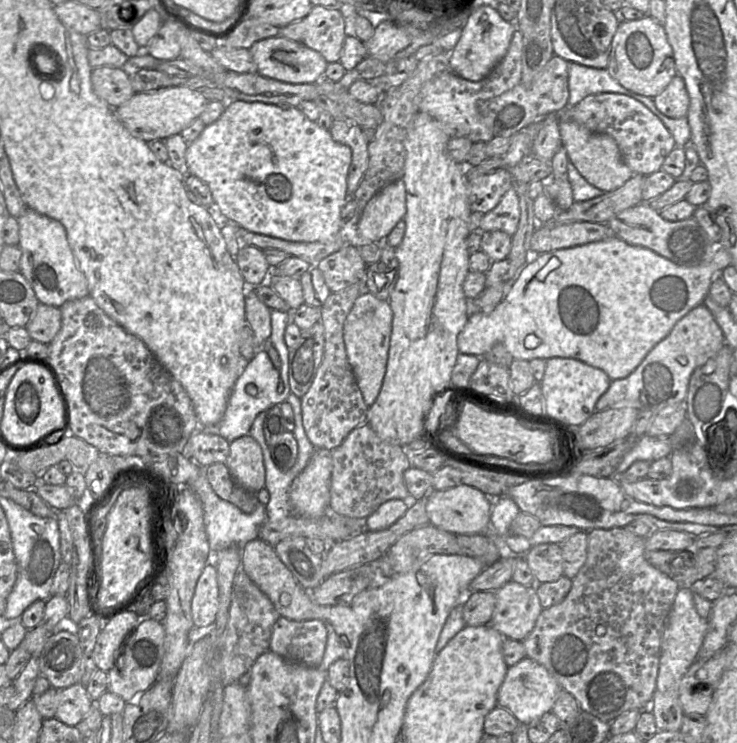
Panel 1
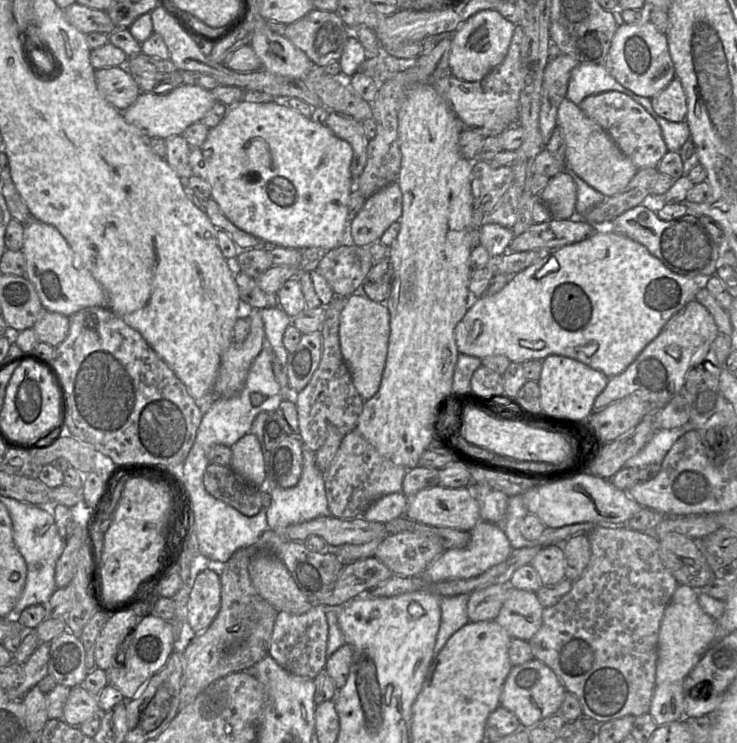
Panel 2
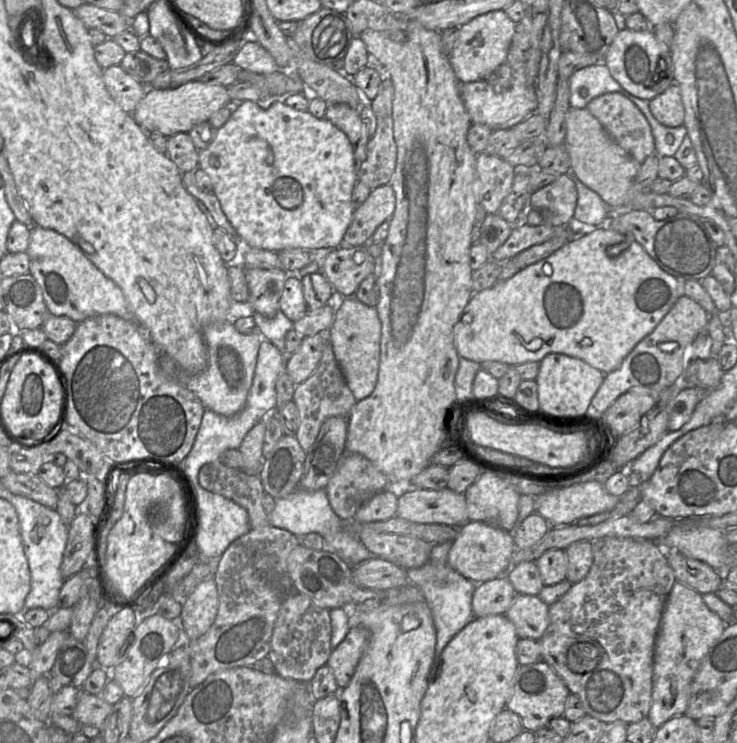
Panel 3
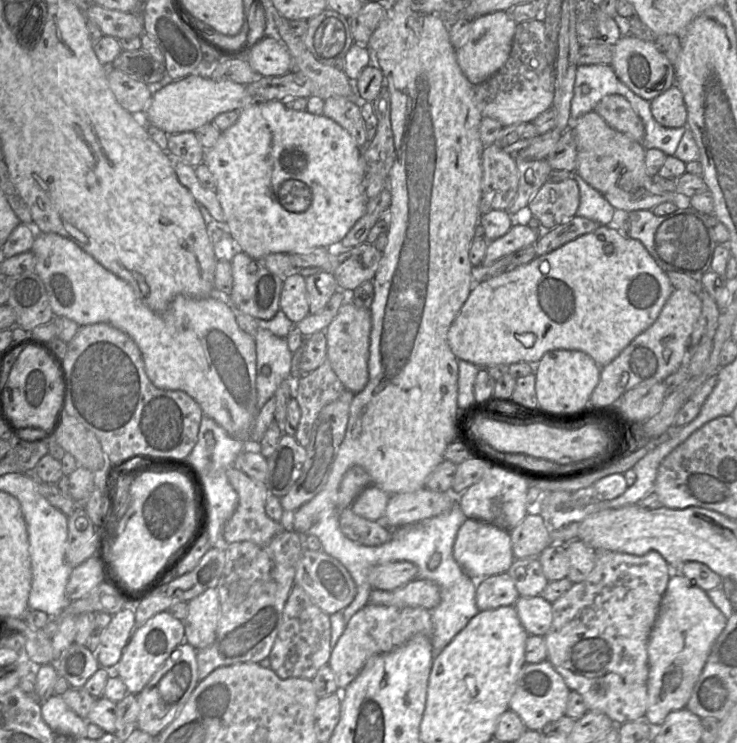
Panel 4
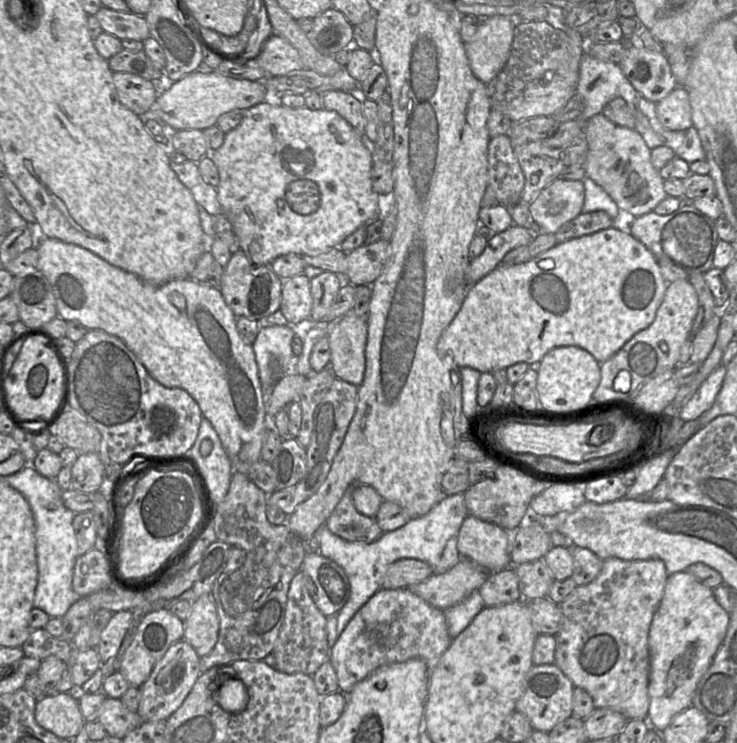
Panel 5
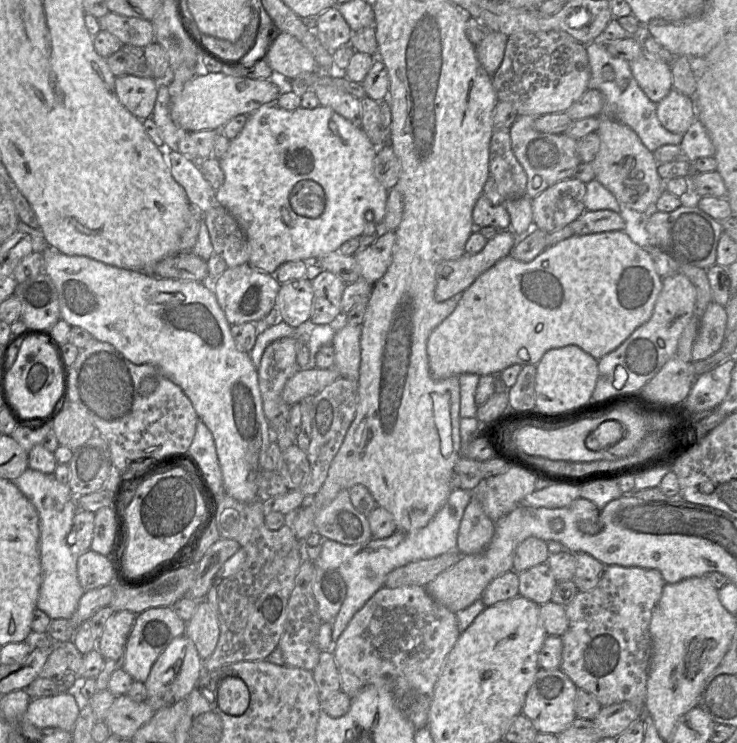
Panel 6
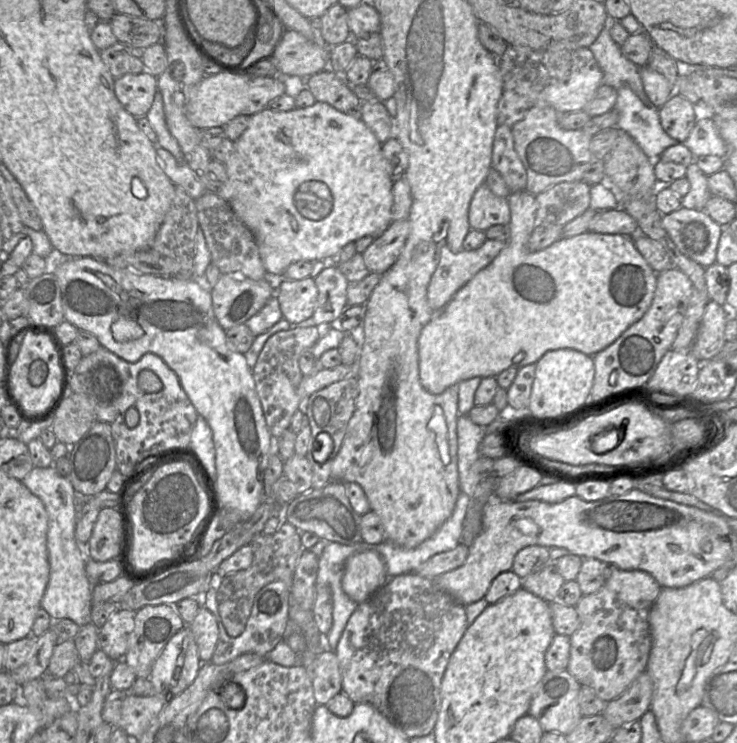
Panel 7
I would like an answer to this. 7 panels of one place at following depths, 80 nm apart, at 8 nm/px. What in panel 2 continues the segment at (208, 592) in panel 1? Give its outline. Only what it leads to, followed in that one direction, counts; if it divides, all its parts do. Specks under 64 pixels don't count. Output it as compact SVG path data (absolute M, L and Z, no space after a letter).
M203 570L193 583L187 603L187 623L197 634L204 632L216 618L221 603L219 575Z

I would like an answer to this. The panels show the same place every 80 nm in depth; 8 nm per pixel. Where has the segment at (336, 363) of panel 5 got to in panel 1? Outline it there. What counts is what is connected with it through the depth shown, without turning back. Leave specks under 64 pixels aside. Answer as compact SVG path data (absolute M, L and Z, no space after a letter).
M366 292L355 300L344 323L343 337L348 362L368 407L375 402L386 373L392 320L393 312L389 302Z

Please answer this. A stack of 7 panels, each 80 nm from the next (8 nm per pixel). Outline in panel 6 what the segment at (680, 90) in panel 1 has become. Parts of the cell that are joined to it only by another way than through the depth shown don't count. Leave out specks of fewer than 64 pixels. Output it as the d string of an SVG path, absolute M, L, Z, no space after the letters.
M672 89L657 104L656 114L659 122L666 130L682 135L697 119L694 98L676 89Z

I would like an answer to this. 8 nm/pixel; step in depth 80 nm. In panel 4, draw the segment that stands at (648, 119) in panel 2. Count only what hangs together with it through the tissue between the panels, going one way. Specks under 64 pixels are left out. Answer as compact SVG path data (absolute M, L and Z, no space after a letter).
M622 95L605 96L596 105L594 111L613 129L643 144L644 126L642 120Z

